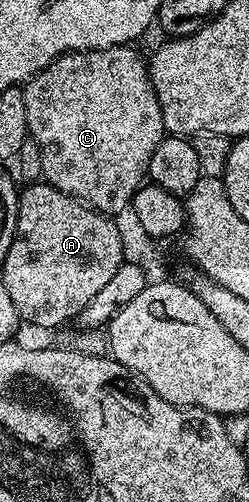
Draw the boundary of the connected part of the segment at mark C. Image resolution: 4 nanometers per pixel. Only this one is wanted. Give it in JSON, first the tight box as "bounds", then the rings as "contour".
{"bounds":[22,44,165,218],"contour":[[[122,44],[112,48],[98,48],[97,50],[85,50],[84,52],[67,52],[56,58],[52,64],[45,66],[37,75],[32,76],[26,84],[22,85],[23,97],[25,98],[25,110],[27,111],[27,130],[30,139],[41,146],[41,170],[42,179],[51,184],[57,190],[69,194],[73,199],[87,204],[97,212],[112,218],[118,217],[118,212],[127,212],[131,207],[131,199],[135,192],[148,179],[147,167],[149,158],[153,158],[153,150],[162,142],[165,135],[163,119],[161,118],[161,106],[157,102],[157,94],[151,85],[151,74],[148,61],[145,56],[135,49],[135,46]]]}

